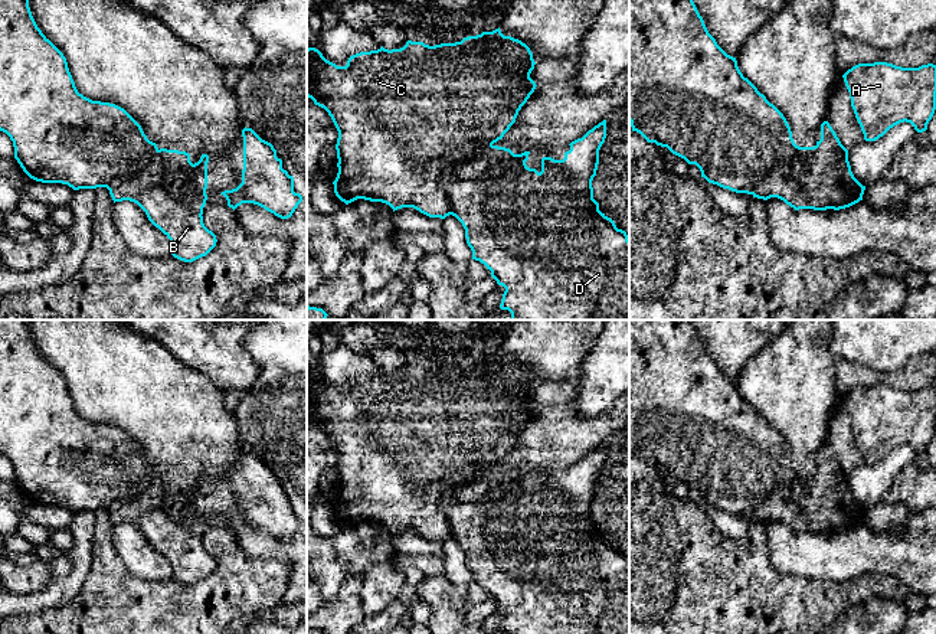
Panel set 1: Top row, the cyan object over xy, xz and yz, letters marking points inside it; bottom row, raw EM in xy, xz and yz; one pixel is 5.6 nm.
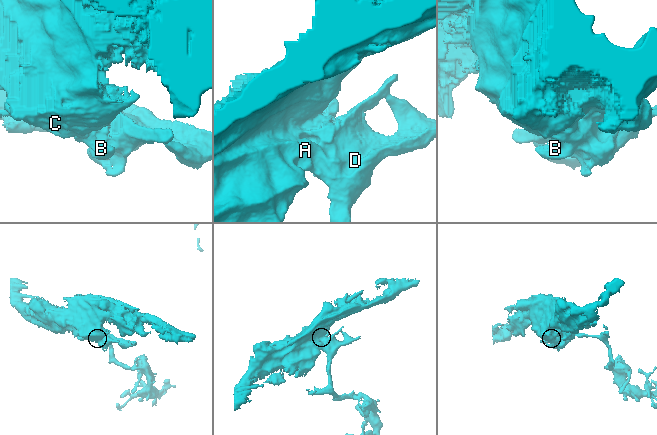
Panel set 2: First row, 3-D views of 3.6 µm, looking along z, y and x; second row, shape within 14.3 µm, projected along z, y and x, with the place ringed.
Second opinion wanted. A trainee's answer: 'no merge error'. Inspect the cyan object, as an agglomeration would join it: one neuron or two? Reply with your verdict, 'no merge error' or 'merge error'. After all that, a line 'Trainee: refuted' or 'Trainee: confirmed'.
merge error
Trainee: refuted

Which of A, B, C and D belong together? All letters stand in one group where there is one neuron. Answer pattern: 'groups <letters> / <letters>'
groups A B D / C

